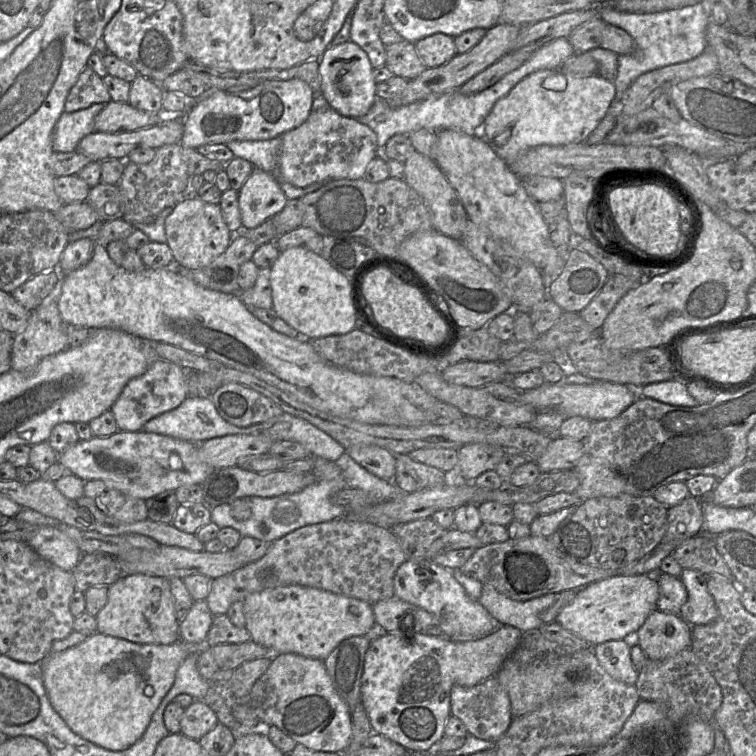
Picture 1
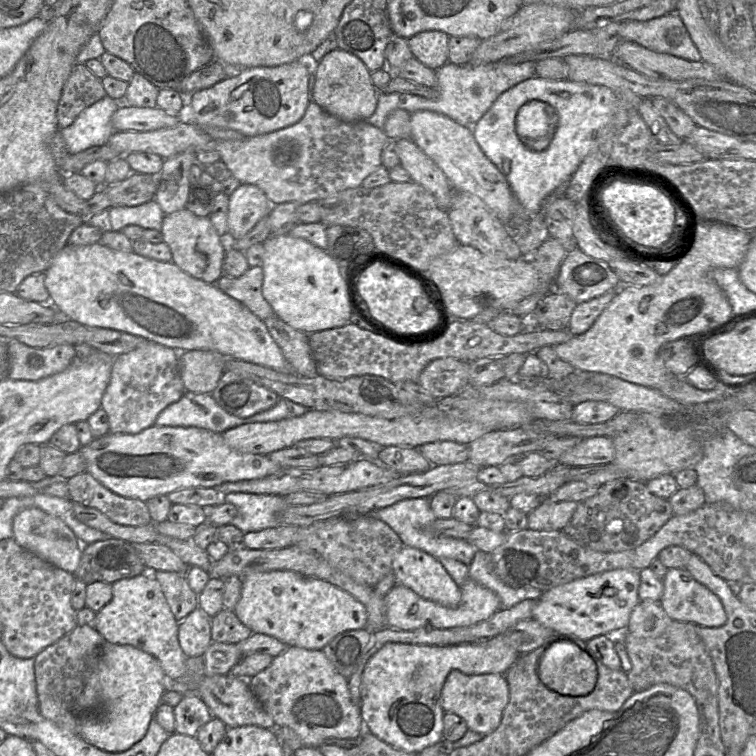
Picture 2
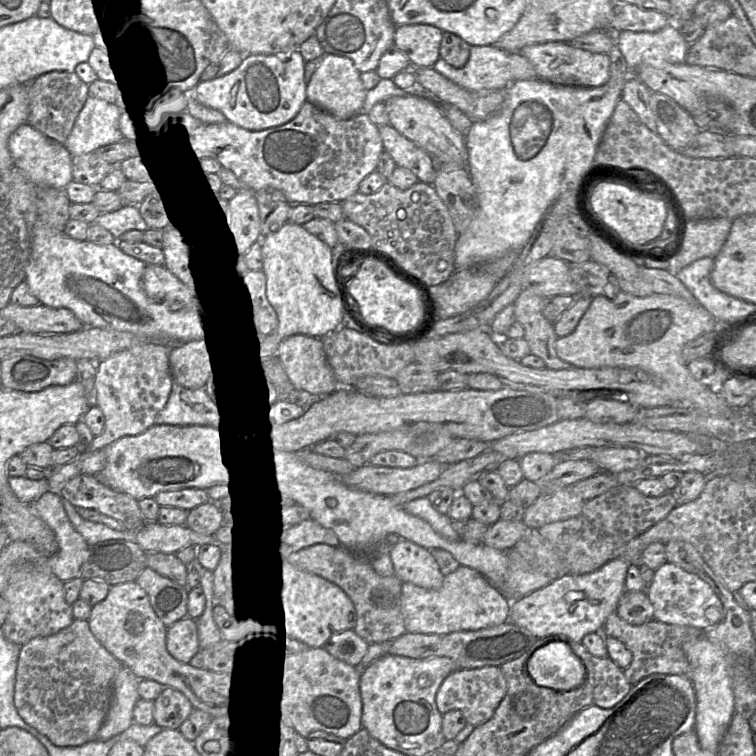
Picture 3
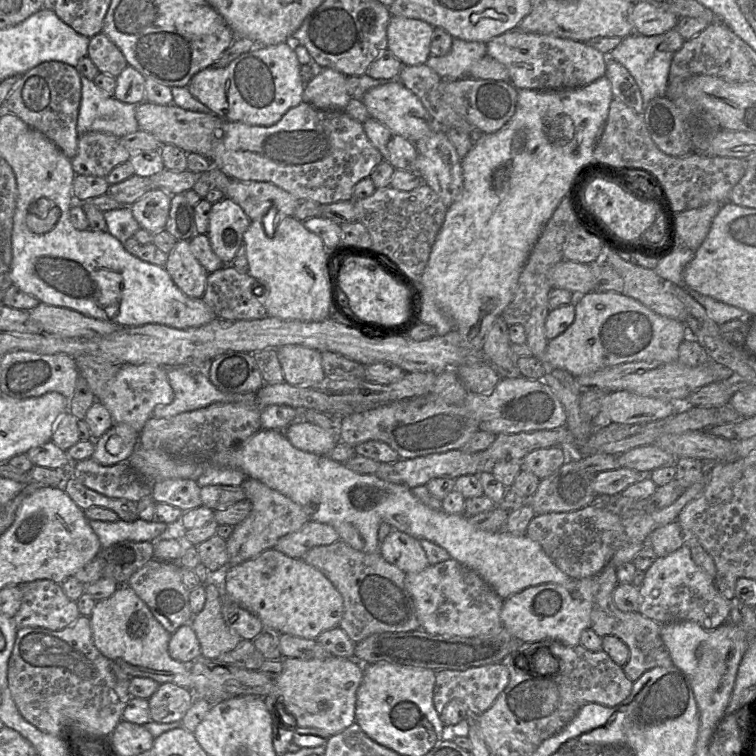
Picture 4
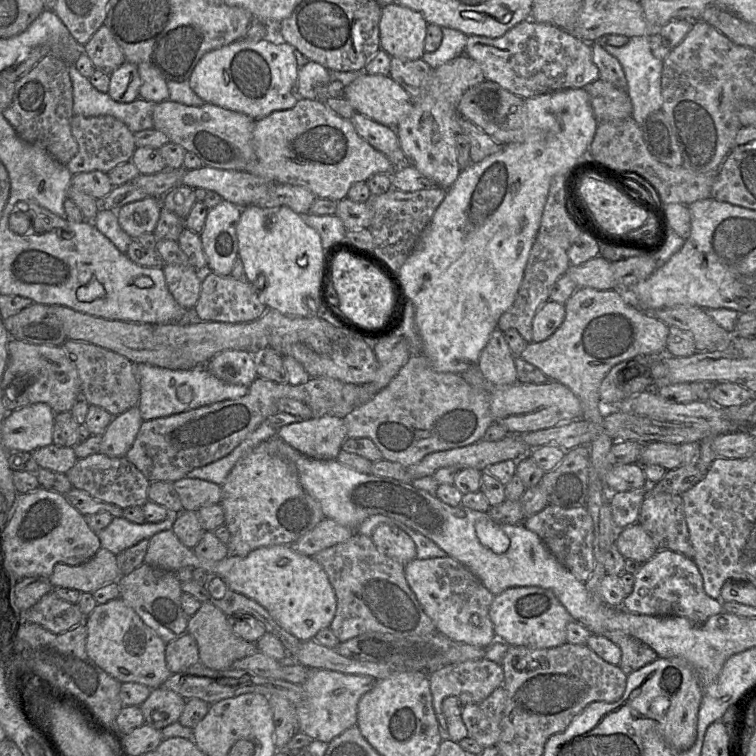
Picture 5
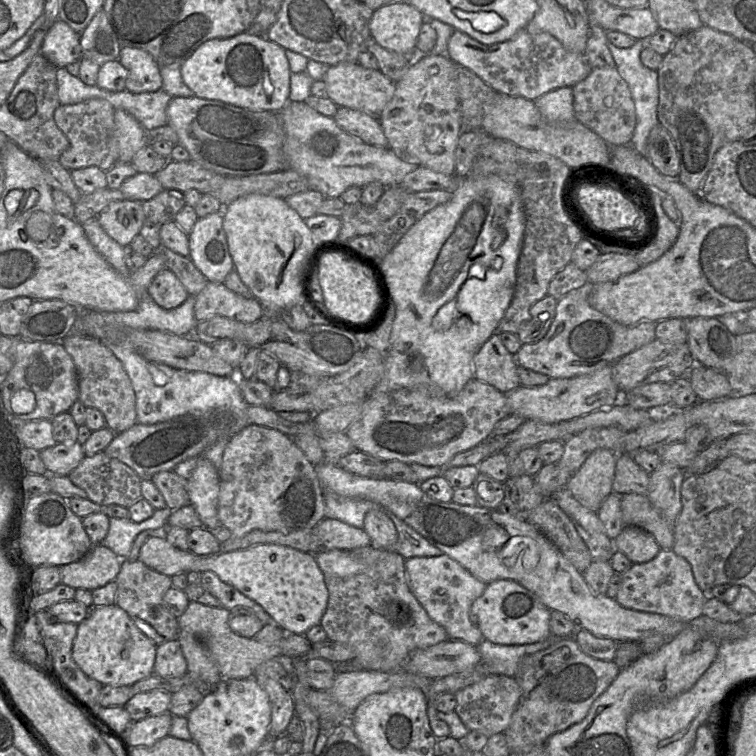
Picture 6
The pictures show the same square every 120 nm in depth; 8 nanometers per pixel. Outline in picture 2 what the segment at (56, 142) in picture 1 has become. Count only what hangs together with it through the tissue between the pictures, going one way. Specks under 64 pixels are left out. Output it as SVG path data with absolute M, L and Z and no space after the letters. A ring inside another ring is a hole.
M107 95L84 109L72 124L59 129L69 154L105 145L115 132L111 118L120 104Z

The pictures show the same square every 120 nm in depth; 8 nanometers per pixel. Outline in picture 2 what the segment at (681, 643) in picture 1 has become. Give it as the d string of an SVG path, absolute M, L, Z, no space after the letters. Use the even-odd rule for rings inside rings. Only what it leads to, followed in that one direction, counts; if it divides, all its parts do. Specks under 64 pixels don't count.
M640 601L632 610L628 632L639 638L656 638L664 633L672 619L659 603Z

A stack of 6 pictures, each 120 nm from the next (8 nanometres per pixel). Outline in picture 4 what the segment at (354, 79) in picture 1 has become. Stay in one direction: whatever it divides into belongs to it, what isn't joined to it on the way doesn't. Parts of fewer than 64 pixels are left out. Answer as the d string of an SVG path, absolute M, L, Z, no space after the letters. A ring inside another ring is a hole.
M330 68L318 69L303 92L303 101L322 110L344 111L352 99L347 91L346 76Z

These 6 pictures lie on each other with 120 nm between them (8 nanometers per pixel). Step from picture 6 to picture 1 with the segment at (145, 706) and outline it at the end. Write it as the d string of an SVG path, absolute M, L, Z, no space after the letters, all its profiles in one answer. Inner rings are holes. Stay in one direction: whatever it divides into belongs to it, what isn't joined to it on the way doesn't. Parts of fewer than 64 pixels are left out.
M194 700L180 720L181 733L189 738L199 740L218 723L215 712L203 701Z

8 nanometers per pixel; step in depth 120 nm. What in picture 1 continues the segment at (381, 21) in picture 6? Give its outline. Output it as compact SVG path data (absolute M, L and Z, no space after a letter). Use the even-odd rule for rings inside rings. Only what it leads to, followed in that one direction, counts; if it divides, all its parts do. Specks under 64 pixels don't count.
M436 33L414 44L426 68L444 65L457 55L454 38L447 34Z

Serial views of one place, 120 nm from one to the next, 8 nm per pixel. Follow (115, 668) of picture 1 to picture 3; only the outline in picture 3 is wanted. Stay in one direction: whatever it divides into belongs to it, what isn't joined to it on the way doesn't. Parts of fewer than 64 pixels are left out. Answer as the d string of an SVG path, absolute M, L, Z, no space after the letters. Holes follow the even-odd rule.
M127 666L121 668L114 682L108 714L95 740L109 740L124 732L134 722L133 709L140 699L138 693L139 682L140 679L131 669Z

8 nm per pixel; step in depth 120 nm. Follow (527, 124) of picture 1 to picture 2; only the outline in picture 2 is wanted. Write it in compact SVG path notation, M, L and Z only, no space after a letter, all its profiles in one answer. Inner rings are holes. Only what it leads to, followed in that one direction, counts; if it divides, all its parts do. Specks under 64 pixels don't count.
M534 76L503 92L472 126L472 132L483 153L505 176L525 211L538 213L553 191L568 182L594 147L601 130L611 119L617 101L618 96L606 86Z

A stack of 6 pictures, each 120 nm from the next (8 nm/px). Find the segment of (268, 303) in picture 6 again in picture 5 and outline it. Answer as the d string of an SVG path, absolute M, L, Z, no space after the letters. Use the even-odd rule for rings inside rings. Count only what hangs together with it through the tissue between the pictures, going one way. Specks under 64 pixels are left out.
M248 205L242 208L240 220L236 227L236 234L238 239L238 257L242 260L244 271L246 275L246 280L249 282L257 293L260 300L268 307L268 309L276 309L282 314L292 315L292 316L311 316L314 315L317 309L321 306L324 307L323 299L323 276L324 276L324 251L327 248L323 248L321 243L321 238L318 232L310 227L304 220L304 217L287 206L278 207L261 207L259 205Z

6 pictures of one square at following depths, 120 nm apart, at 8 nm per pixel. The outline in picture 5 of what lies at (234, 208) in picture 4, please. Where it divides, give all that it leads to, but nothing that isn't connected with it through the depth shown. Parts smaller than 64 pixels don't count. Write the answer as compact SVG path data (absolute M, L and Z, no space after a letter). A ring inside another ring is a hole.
M222 200L210 209L199 234L207 258L207 270L218 275L230 275L238 257L236 227L242 208Z

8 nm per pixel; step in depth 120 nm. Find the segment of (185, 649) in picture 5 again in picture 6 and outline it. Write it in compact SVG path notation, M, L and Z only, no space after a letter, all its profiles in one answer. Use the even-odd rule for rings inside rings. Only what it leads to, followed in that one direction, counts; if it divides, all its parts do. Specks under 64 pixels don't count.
M177 639L157 646L153 673L165 678L182 677L187 673L187 662Z

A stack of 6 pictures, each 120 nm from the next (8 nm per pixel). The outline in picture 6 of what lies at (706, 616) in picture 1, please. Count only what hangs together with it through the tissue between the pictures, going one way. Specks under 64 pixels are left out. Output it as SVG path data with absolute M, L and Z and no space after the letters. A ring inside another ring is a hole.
M660 550L657 556L646 563L636 563L624 572L615 600L624 608L654 613L690 622L703 615L703 606L708 594L697 585L691 565L672 550Z

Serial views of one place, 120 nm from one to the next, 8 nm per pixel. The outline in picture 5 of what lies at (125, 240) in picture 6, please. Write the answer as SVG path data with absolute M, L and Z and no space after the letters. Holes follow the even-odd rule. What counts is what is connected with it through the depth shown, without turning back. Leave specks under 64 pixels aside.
M148 196L122 206L116 213L121 228L132 239L136 239L144 233L152 233L155 230L161 209L160 199Z

